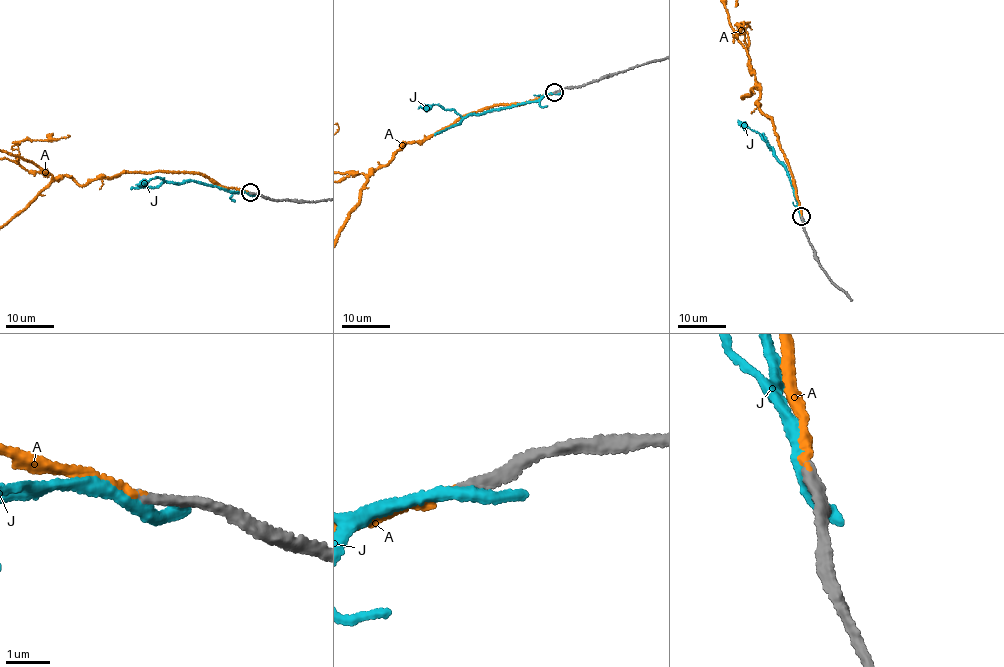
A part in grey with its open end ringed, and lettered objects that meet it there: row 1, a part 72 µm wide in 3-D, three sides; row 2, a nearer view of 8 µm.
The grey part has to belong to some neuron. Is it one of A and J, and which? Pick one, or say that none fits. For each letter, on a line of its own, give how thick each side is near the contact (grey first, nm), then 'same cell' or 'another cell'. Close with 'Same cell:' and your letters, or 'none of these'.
A: 280 nm thick on the grey side, 130 nm on the other; same cell
J: 280 nm thick on the grey side, 280 nm on the other; another cell
Same cell: A

